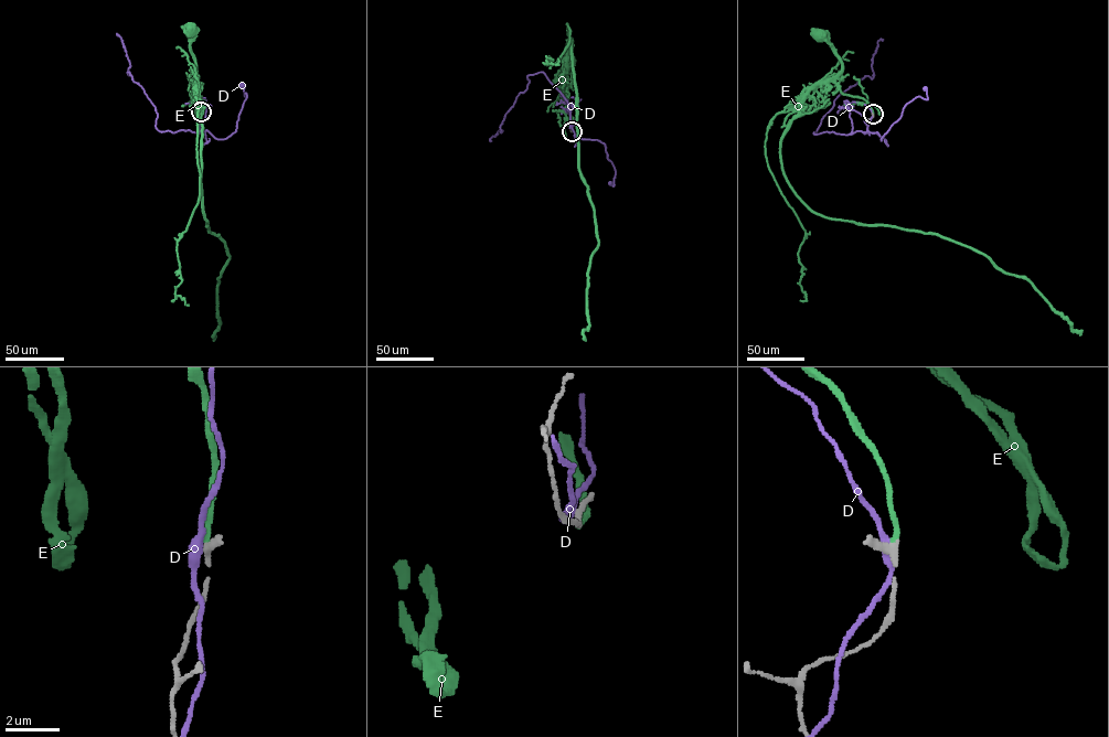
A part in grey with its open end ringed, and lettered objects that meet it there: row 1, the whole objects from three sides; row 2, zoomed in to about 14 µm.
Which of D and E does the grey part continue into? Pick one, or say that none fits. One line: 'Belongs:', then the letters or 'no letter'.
Belongs: E

